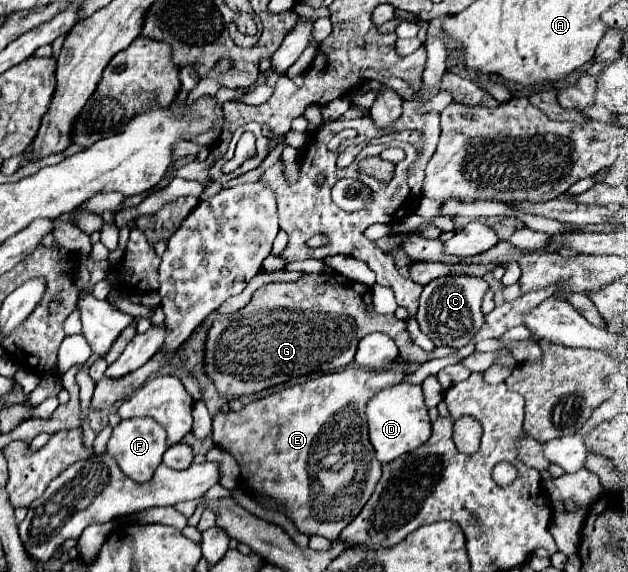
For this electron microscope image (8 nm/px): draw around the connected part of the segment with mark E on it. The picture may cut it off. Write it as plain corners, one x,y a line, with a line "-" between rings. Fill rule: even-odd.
399,356
391,370
361,370
349,366
341,372
323,374
253,400
239,412
217,412
213,418
213,442
239,462
241,480
251,492
255,490
255,494
271,496
285,504
285,514
295,522
299,532
321,534
335,540
361,512
381,478
381,464
369,442
365,406
379,390
401,382
401,362
403,358
-
347,458
353,460
351,482
341,482
339,490
325,490
319,484
319,472
335,468

